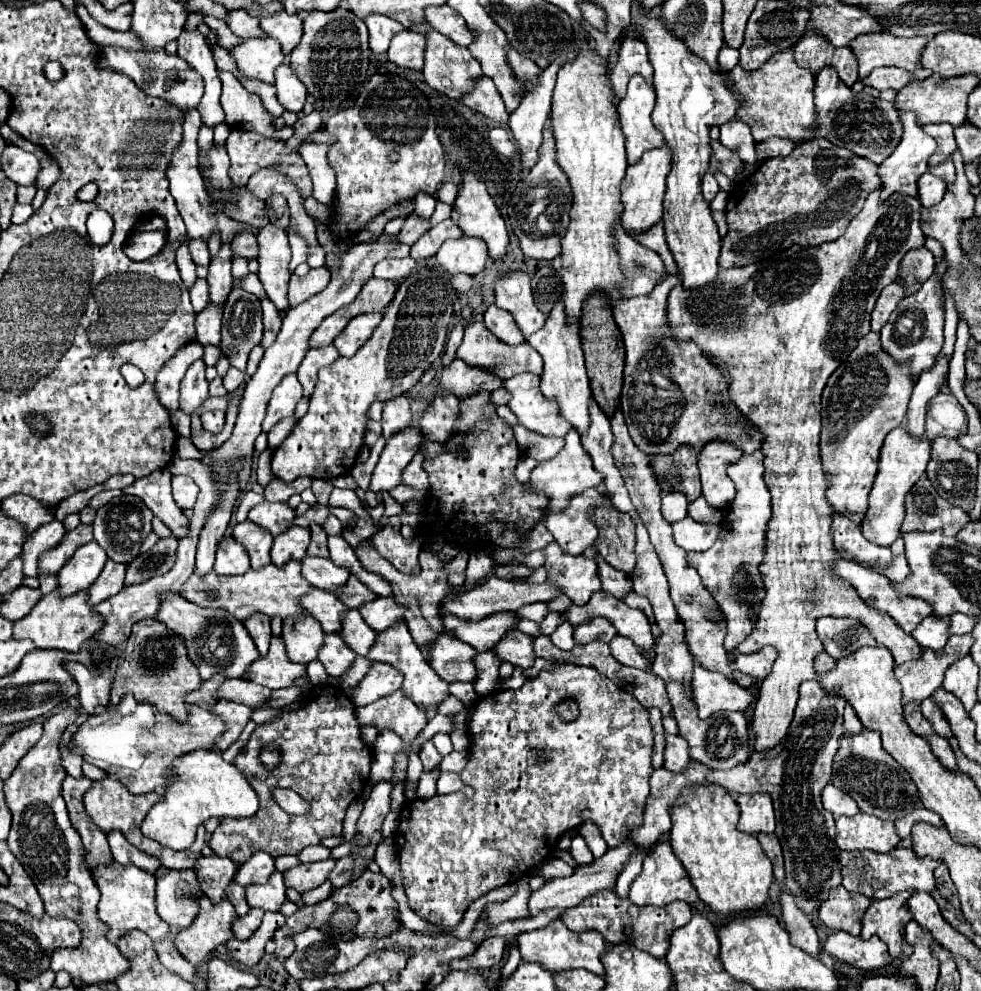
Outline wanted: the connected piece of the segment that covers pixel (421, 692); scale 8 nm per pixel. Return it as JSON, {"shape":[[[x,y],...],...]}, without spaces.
{"shape":[[[395,623],[393,627],[385,629],[383,633],[377,633],[377,639],[371,647],[371,651],[365,655],[367,659],[373,661],[385,661],[389,665],[393,665],[395,669],[403,671],[405,681],[403,681],[403,691],[407,697],[411,697],[414,703],[425,707],[426,715],[433,718],[437,714],[438,703],[441,703],[449,693],[449,685],[431,669],[431,667],[423,667],[423,655],[417,653],[419,647],[415,645],[409,629],[405,623]]]}

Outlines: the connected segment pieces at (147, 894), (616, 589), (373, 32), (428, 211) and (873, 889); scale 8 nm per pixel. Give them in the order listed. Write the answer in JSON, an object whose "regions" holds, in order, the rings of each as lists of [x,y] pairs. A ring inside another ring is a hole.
{"regions":[[[[103,863],[93,867],[93,879],[101,891],[99,911],[97,917],[109,927],[107,939],[115,943],[121,935],[129,933],[131,929],[139,929],[147,933],[153,941],[167,937],[169,927],[163,919],[159,919],[155,911],[155,875],[139,869],[133,863],[119,865],[119,863]]],[[[589,547],[583,551],[585,557],[593,557],[597,559],[597,565],[599,565],[599,577],[603,581],[603,591],[609,591],[609,595],[617,595],[617,599],[625,599],[629,591],[633,591],[633,581],[629,575],[613,569],[609,563],[605,563],[601,559],[601,555]]],[[[369,15],[365,19],[365,25],[369,29],[369,47],[373,53],[385,53],[393,35],[403,31],[403,25],[399,21],[385,15]]],[[[419,191],[415,195],[415,203],[417,203],[415,213],[421,215],[421,217],[425,217],[425,219],[431,219],[433,209],[435,209],[435,197],[429,195],[429,193],[425,193],[425,191]]],[[[895,847],[889,853],[875,853],[875,851],[843,851],[841,853],[841,873],[843,873],[843,887],[847,891],[857,891],[867,895],[869,899],[885,899],[899,891],[915,889],[915,891],[933,891],[935,879],[933,869],[939,861],[929,857],[917,857],[913,849]]]]}

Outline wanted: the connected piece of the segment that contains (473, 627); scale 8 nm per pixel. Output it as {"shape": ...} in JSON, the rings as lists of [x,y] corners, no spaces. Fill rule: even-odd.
{"shape":[[[497,613],[481,621],[461,621],[453,615],[445,615],[441,621],[457,639],[469,643],[477,651],[491,651],[497,645],[497,639],[503,639],[515,629],[519,617],[513,613]]]}

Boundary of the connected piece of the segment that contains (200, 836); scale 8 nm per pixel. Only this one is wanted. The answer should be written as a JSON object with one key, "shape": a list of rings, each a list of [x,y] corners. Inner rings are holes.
{"shape":[[[201,825],[197,829],[197,837],[189,849],[173,851],[169,847],[159,847],[157,859],[161,861],[163,867],[169,867],[169,869],[191,869],[195,865],[195,861],[199,859],[203,845],[205,845],[205,827]]]}

